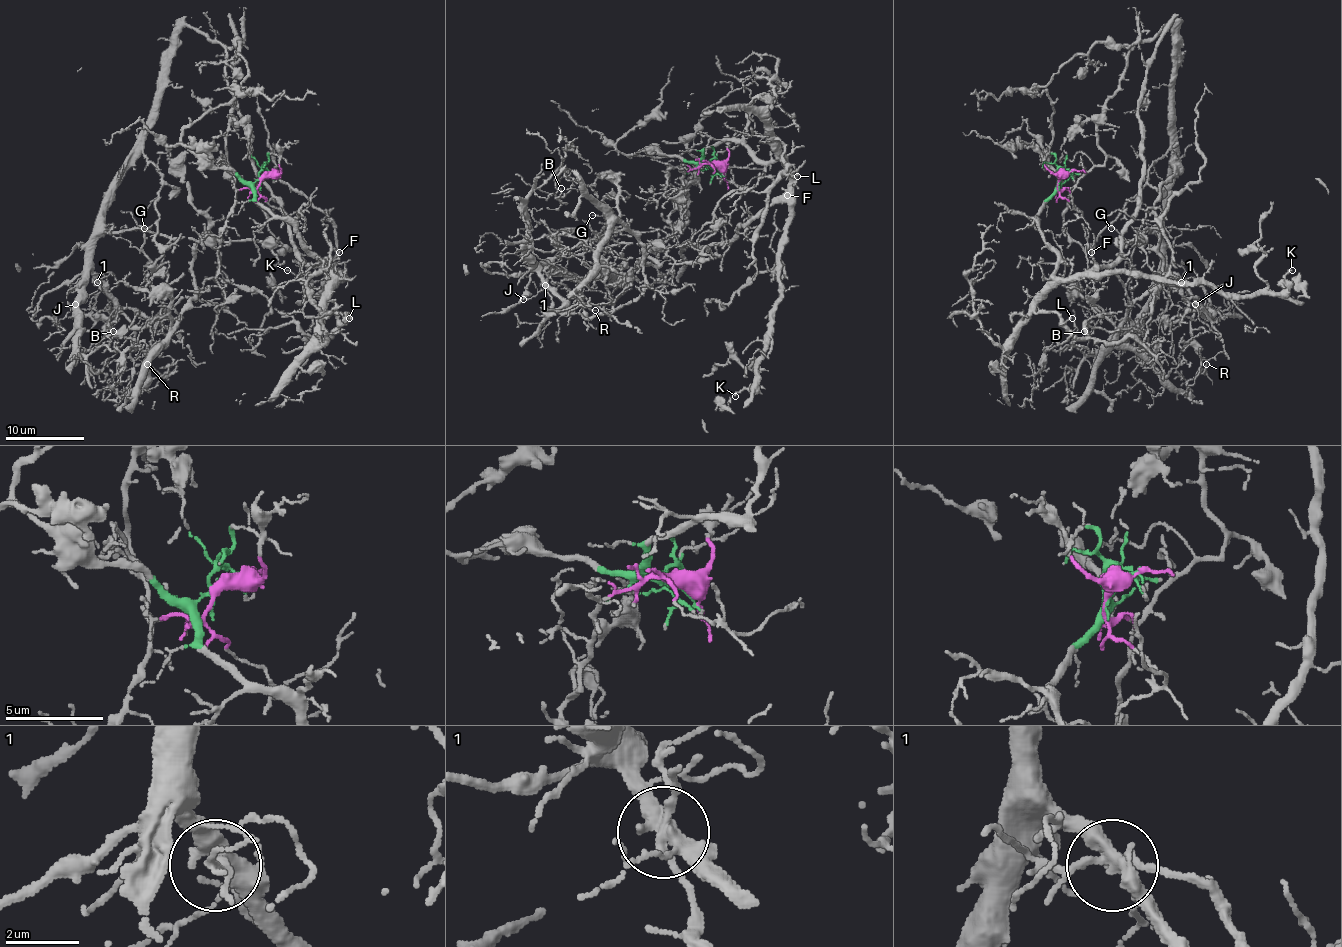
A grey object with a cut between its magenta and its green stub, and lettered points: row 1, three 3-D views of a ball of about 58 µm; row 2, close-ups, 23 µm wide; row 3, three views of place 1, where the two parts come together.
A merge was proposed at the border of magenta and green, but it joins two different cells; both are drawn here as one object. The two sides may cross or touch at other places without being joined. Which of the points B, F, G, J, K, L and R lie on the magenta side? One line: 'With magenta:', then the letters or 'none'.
With magenta: B, G, J, R

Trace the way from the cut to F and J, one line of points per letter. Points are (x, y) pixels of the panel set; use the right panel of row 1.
F: (1062, 177), (1037, 214), (1041, 238), (1056, 255), (1054, 275), (1064, 279), (1084, 275), (1094, 265), (1092, 251)
J: (1062, 177), (1070, 191), (1100, 167), (1098, 116), (1125, 55), (1166, 26), (1162, 253), (1196, 304)

